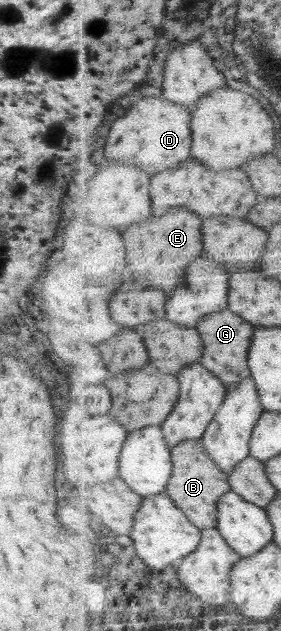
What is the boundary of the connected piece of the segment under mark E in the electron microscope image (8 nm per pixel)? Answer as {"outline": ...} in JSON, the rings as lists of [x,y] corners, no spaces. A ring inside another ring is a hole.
{"outline":[[[173,208],[173,212],[163,218],[133,224],[129,232],[125,232],[125,240],[129,250],[129,268],[133,270],[135,282],[173,292],[187,280],[187,266],[203,254],[203,238],[203,218],[187,208]]]}

